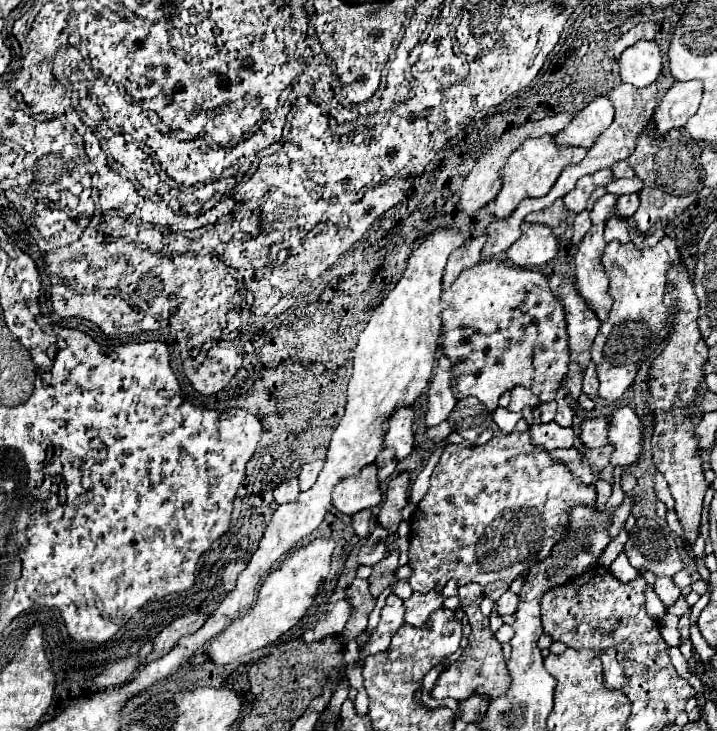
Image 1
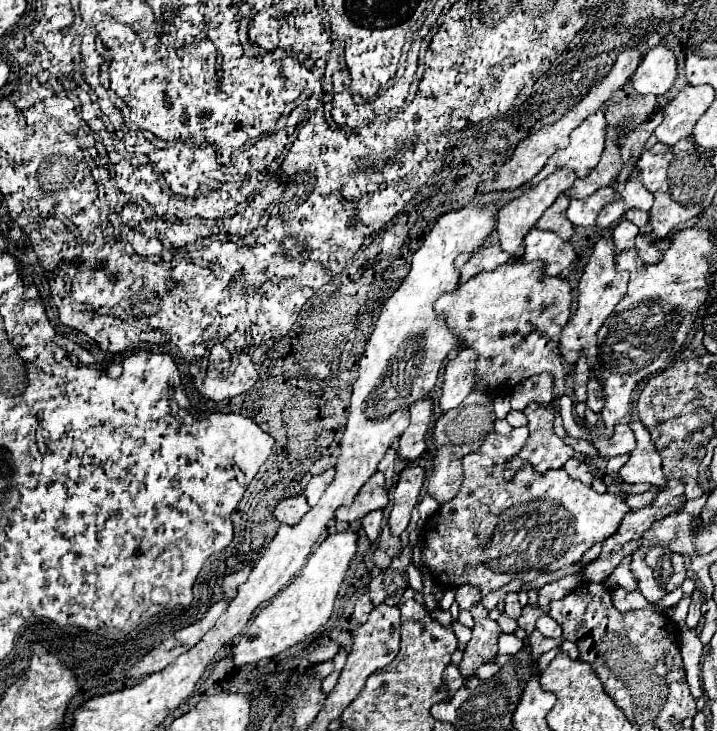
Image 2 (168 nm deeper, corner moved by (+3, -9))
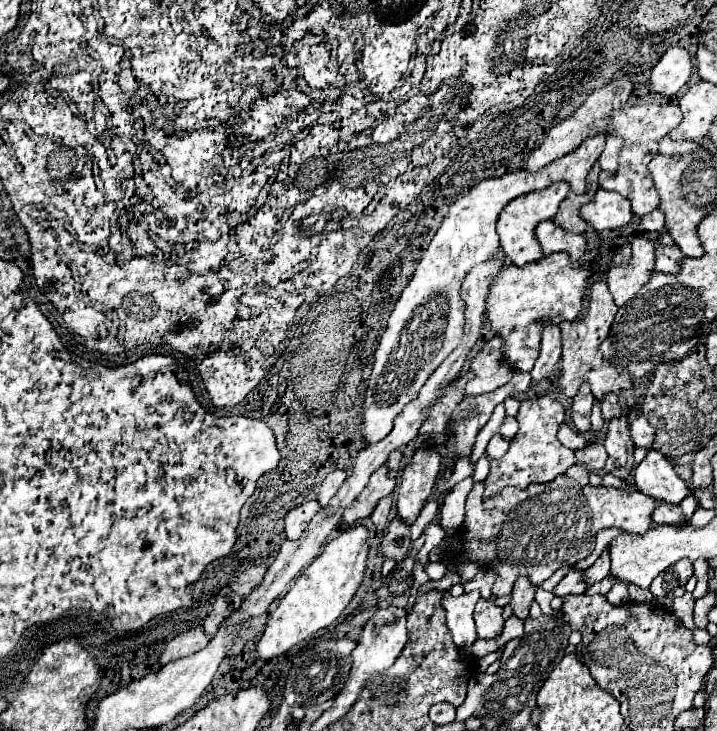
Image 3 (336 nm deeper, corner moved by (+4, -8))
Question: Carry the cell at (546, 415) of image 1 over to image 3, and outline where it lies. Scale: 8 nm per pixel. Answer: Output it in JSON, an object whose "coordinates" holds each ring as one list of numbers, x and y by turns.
{"coordinates":[[564,423,564,425,560,427,560,431,558,431,558,439,560,439,566,447,570,447,572,451,582,449,582,447,588,445,588,441,586,441,580,433,576,433,572,427,568,427,566,423]]}

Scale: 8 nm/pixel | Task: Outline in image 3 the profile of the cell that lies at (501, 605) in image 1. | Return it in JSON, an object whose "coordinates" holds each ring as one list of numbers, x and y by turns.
{"coordinates":[[520,577,520,579,514,583,510,607,512,607,512,611,514,611,514,615,516,615,518,619,526,619,526,617,528,617,530,605,534,603,534,591,536,591,536,587,530,583,528,577]]}

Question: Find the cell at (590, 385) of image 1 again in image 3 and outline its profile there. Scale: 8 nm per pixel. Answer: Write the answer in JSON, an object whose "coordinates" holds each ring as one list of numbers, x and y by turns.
{"coordinates":[[608,393,608,397,604,397,600,401,600,407,602,407,602,417,606,421,610,421,612,417,620,417,622,415,622,405,620,405,616,393]]}

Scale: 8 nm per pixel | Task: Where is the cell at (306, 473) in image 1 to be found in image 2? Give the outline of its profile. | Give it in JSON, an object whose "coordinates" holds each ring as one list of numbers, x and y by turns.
{"coordinates":[[329,468,329,470,325,470,325,472,321,472,321,474,317,474,317,476,313,476,313,478,309,480,309,484,305,486,305,492,303,492,303,496,305,496,307,502,309,502,309,506,315,506,315,504,319,502,321,494,323,494,323,490,327,488,327,484,331,482,333,474,335,474,335,470]]}

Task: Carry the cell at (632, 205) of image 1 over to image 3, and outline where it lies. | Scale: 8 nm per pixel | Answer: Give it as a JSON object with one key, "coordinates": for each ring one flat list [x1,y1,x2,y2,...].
{"coordinates":[[656,209,656,211,648,213,648,215,644,215,642,221,640,221,640,227,642,227,644,231,662,233,662,231,664,231,664,213,662,213,660,209]]}

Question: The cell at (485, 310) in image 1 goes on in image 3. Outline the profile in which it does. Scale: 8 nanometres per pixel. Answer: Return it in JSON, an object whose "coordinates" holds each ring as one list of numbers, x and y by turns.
{"coordinates":[[552,253,540,261,526,263,522,267,506,265,494,279,494,285,486,299,486,315,492,329,504,341,504,357,518,371,532,371,542,337,544,321,574,321,582,311,586,291,590,287,592,271,584,267,574,267,568,253]]}

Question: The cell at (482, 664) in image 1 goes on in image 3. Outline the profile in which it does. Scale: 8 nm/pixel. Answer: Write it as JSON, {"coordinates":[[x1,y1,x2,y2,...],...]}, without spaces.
{"coordinates":[[480,599,478,601,476,611,474,611,474,619,476,619,480,639,494,639,504,629,502,607,494,605,494,601,490,601,490,599]]}

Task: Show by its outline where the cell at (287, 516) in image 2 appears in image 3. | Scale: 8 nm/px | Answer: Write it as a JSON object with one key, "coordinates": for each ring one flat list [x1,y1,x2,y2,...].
{"coordinates":[[308,501,296,509,292,509,288,515,286,515,286,539,288,541,296,541,300,539,300,535,304,533,306,525,312,521,312,517,320,511,320,503,318,501]]}

